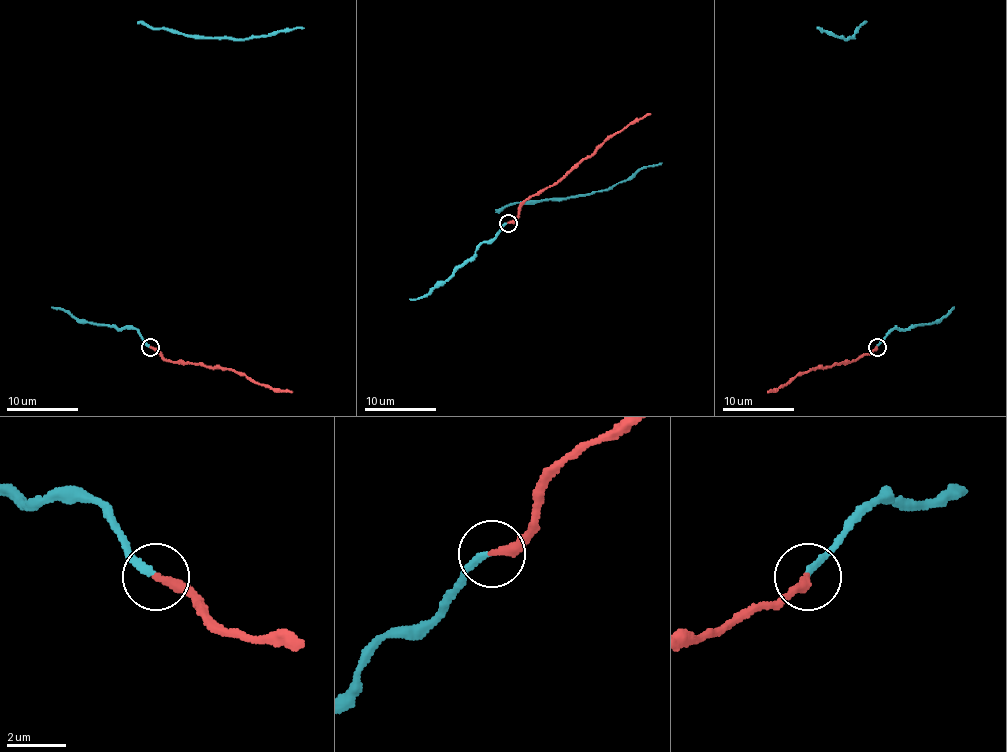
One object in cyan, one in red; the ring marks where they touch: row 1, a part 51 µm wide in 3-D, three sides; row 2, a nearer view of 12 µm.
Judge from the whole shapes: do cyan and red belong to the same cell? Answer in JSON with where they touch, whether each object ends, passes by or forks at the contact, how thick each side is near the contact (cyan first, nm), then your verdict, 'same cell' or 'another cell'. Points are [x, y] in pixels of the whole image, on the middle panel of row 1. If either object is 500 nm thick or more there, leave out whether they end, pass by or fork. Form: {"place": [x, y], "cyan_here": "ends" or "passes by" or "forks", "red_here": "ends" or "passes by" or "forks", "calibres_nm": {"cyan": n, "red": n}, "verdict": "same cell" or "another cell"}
{"place": [508, 223], "cyan_here": "ends", "red_here": "ends", "calibres_nm": {"cyan": 240, "red": 300}, "verdict": "same cell"}

